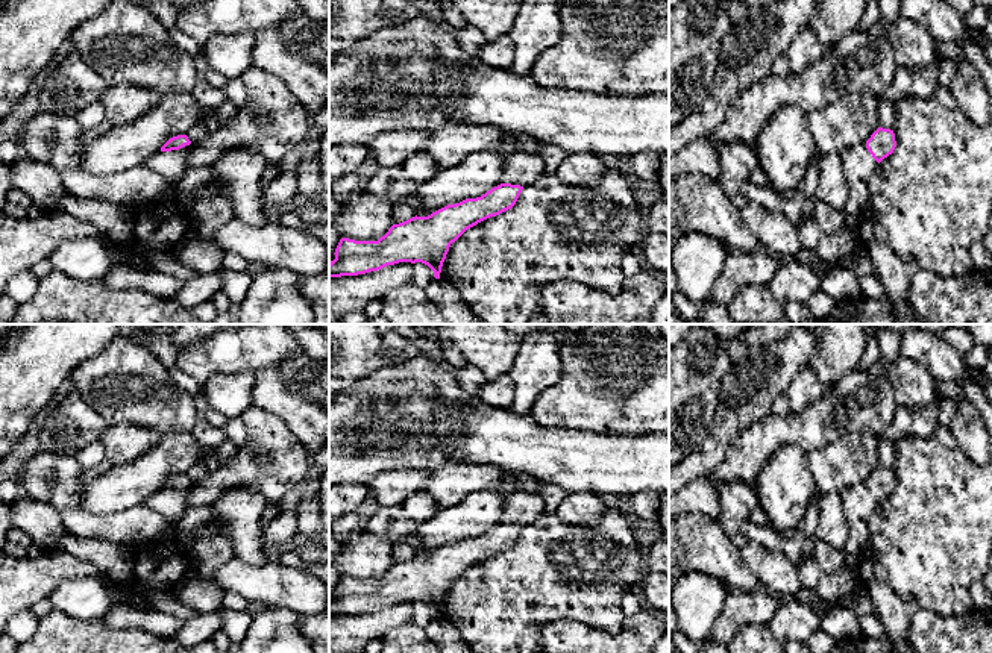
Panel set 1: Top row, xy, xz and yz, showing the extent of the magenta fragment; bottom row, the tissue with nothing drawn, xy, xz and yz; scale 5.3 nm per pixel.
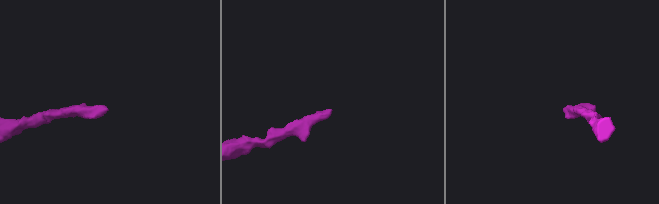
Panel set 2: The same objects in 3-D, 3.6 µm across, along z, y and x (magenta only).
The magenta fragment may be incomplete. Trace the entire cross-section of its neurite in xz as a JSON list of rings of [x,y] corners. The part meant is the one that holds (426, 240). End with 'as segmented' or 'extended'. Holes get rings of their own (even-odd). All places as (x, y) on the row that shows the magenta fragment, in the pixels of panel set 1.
[[[543,144],[520,148],[505,165],[498,186],[476,198],[447,205],[428,217],[413,217],[393,224],[378,241],[341,238],[335,259],[329,262],[329,279],[378,271],[399,262],[422,262],[440,279],[452,242],[467,229],[511,209],[522,189],[545,174]]] | extended

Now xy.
[[[187,135],[173,136],[161,147],[159,153],[147,159],[146,165],[161,177],[179,182],[188,171],[190,144]]] | extended

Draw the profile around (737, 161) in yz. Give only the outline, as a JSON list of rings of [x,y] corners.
[[[725,144],[720,152],[720,176],[716,179],[724,192],[731,198],[749,182],[751,171],[760,165],[754,148],[745,144]]]

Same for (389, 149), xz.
[[[413,127],[387,130],[376,135],[367,148],[382,168],[391,168],[416,153],[426,152],[428,135],[428,130]]]

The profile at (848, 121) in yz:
[[[843,94],[822,109],[807,111],[818,153],[840,153],[866,145],[878,129],[878,100],[874,94]]]

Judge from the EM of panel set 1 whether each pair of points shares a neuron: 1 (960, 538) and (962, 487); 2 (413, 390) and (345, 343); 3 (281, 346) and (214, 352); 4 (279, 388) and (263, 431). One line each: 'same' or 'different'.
1: same
2: different
3: same
4: different

